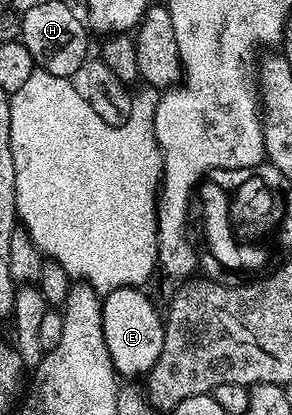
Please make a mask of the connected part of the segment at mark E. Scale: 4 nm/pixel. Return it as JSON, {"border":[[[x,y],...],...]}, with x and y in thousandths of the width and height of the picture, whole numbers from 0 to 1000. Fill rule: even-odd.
{"border":[[[476,689],[390,694],[349,716],[346,786],[360,805],[360,834],[373,834],[373,863],[397,899],[421,911],[469,911],[514,896],[551,863],[558,841],[562,764]]]}

